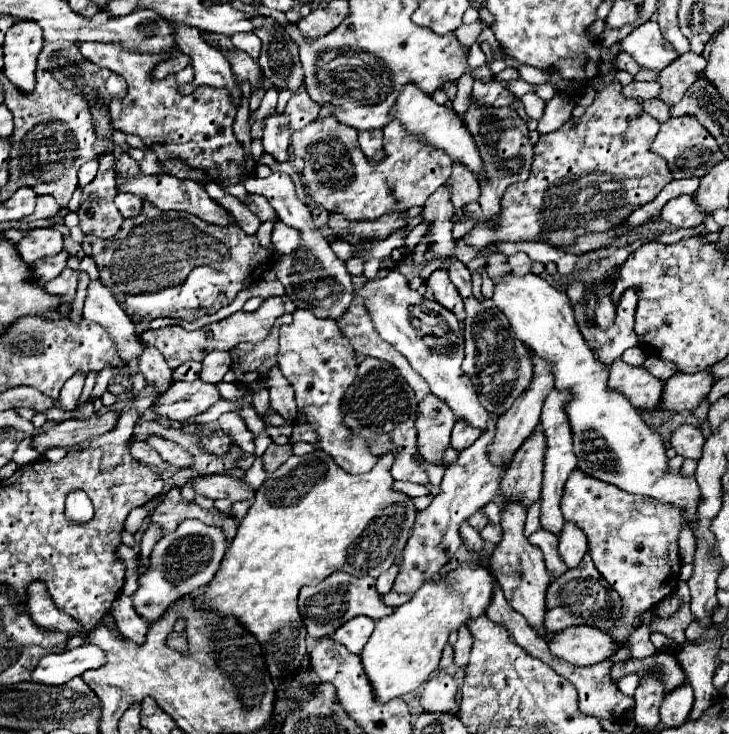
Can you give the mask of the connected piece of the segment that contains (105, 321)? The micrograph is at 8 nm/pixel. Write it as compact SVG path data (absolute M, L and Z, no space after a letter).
M100 280L88 284L88 294L84 302L84 318L102 324L110 332L122 360L130 362L140 356L142 342L134 334L132 320L118 306L112 292L104 284L100 284Z

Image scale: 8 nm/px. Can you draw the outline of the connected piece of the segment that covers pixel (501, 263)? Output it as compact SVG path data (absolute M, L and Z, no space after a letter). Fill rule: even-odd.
M490 244L490 246L488 246L488 250L490 250L492 254L490 254L490 258L488 258L488 268L486 268L488 276L490 276L494 282L496 282L496 278L500 278L500 274L508 274L508 272L510 272L508 256L496 252L496 248L498 248L498 244Z

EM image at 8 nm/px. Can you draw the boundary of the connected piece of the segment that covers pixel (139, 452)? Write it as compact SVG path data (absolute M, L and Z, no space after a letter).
M132 440L130 442L130 454L134 460L142 462L142 464L150 464L150 466L158 466L158 468L168 468L168 464L160 458L160 454L156 454L156 450L152 450L152 446L146 446L146 442L138 442Z

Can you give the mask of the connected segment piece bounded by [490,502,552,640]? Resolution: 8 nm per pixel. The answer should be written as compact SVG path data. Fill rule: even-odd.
M520 502L502 504L504 536L490 558L490 566L492 566L492 572L496 574L498 584L504 590L508 604L526 618L526 622L536 630L536 634L540 634L540 638L548 640L552 634L544 630L544 594L552 578L544 566L544 558L540 550L524 538L524 520L526 520L526 508Z

